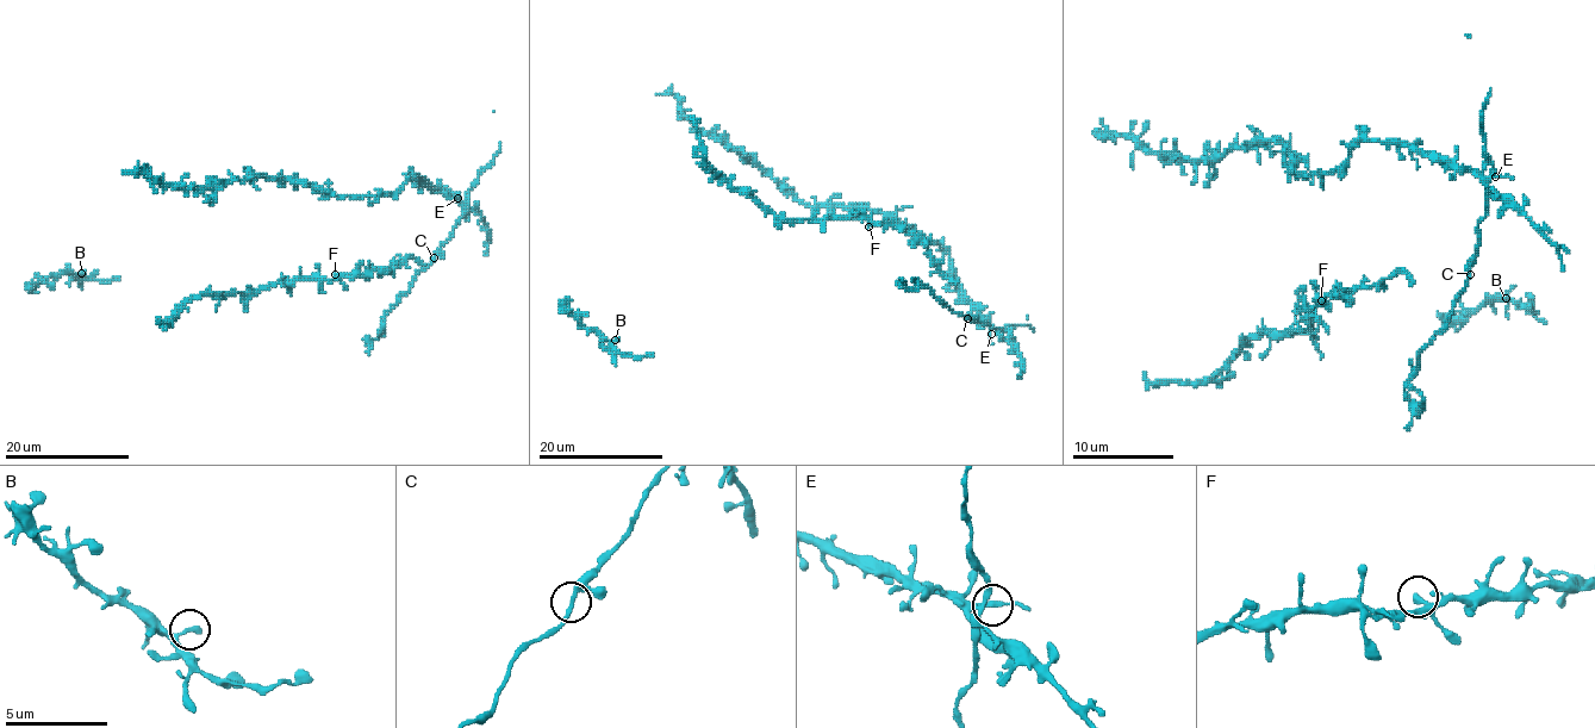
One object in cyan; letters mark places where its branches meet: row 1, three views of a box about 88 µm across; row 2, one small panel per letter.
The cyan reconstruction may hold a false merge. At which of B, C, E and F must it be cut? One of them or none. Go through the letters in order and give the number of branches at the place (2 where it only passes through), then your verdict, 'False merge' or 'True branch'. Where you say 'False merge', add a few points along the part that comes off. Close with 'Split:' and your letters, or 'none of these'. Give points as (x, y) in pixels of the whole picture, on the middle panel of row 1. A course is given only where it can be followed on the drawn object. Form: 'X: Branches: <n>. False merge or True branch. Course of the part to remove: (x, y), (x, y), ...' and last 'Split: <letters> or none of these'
B: Branches: 2. True branch
C: Branches: 3. True branch
E: Branches: 2. True branch
F: Branches: 3. True branch
Split: none of these

